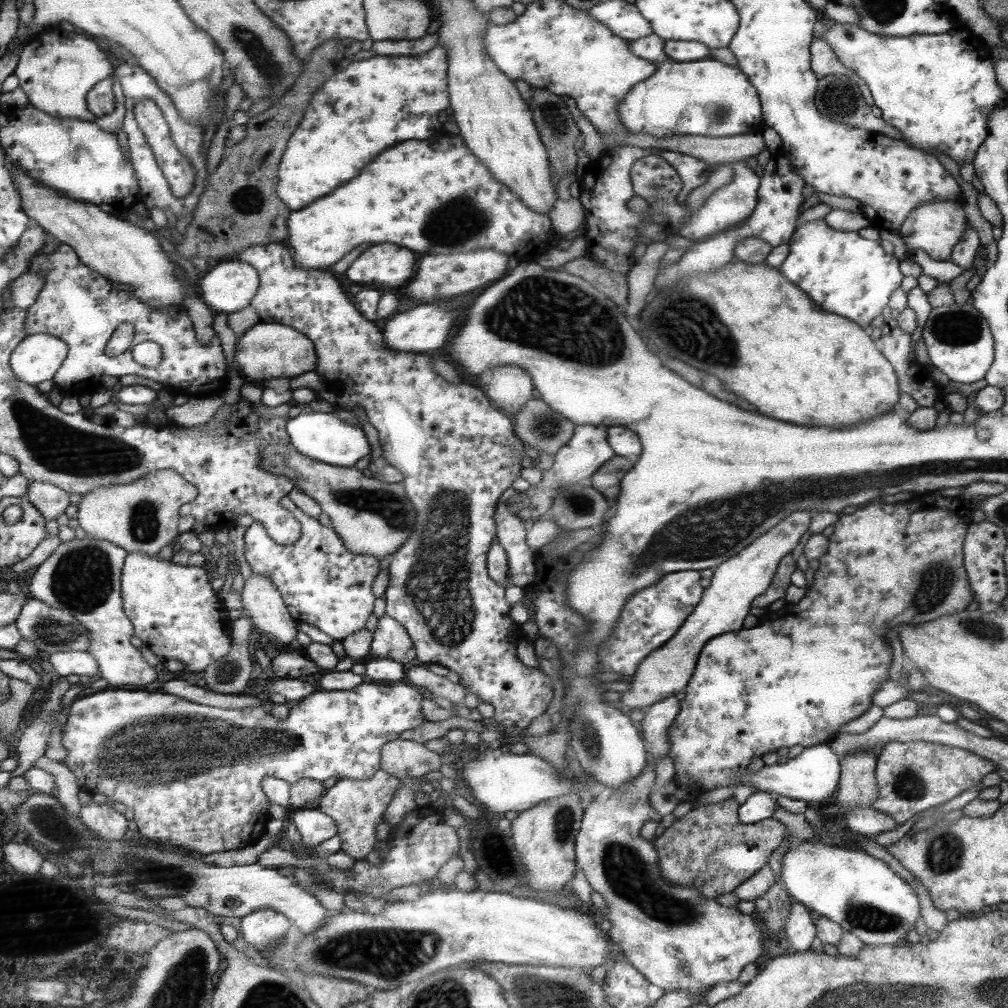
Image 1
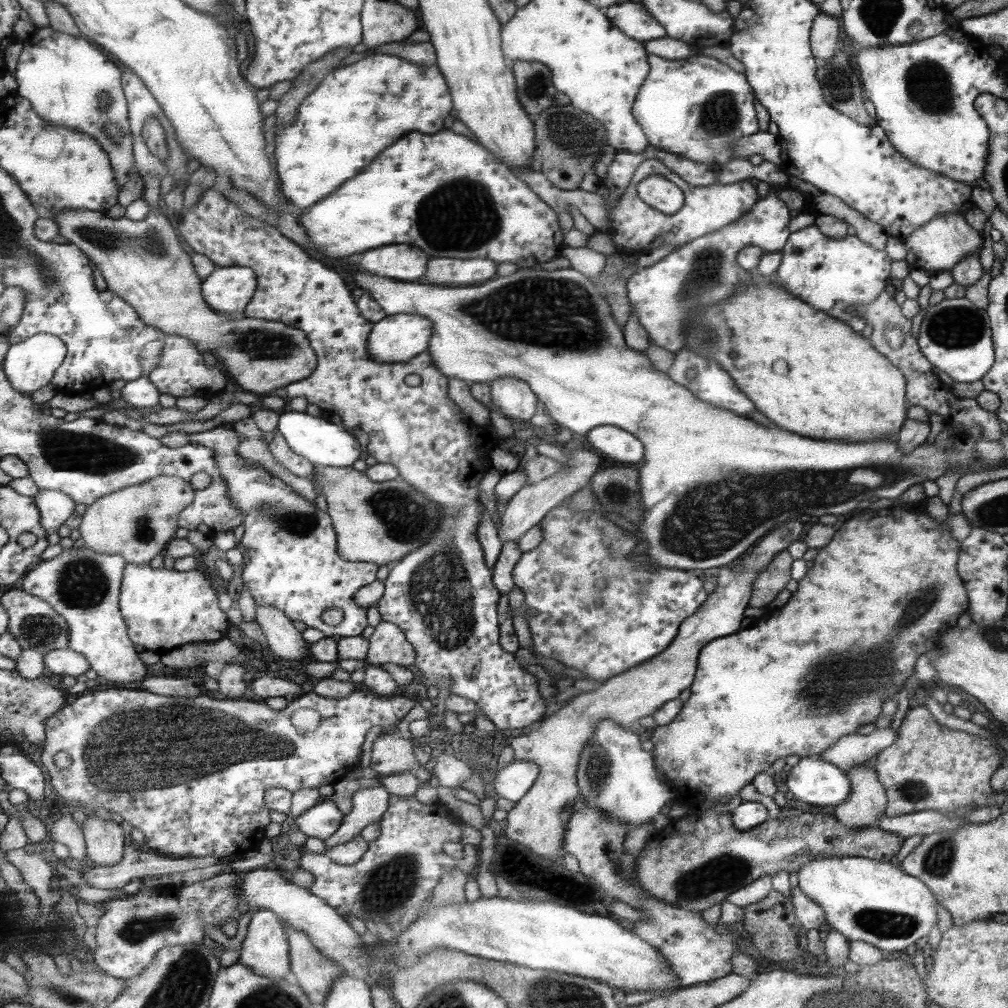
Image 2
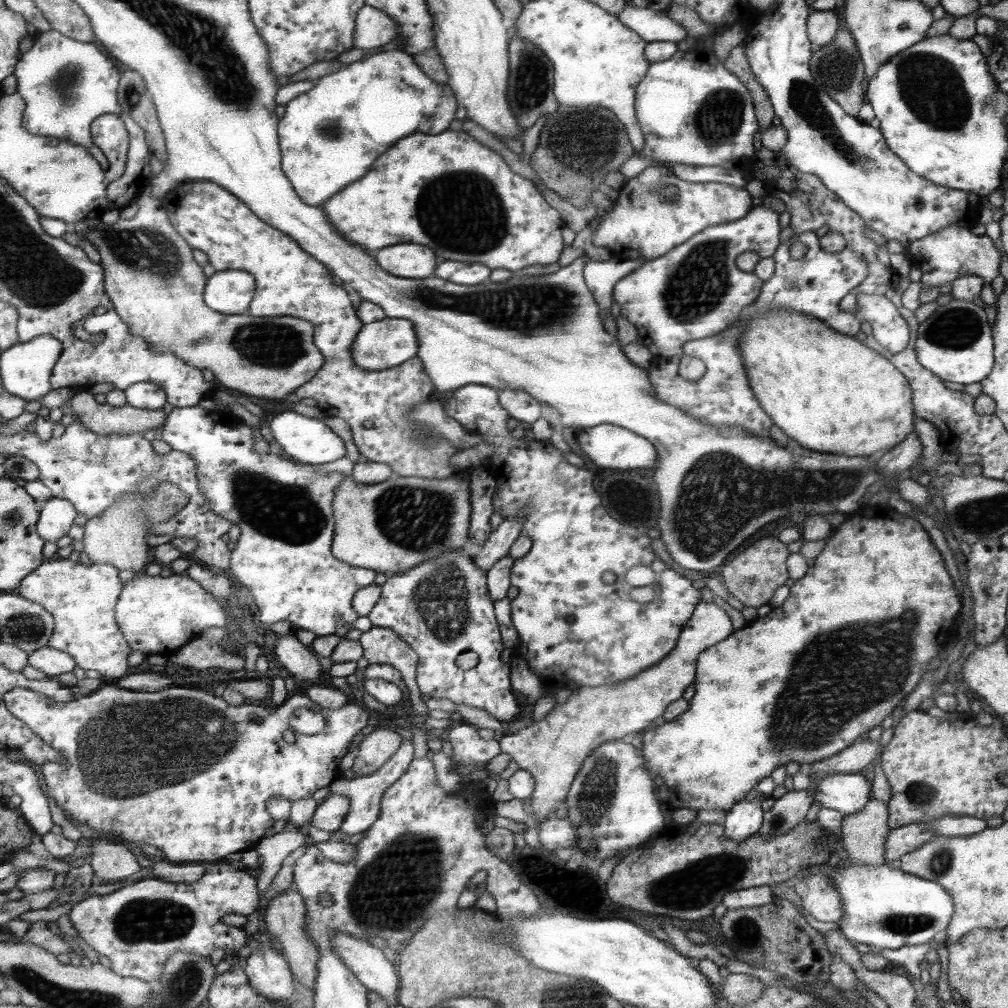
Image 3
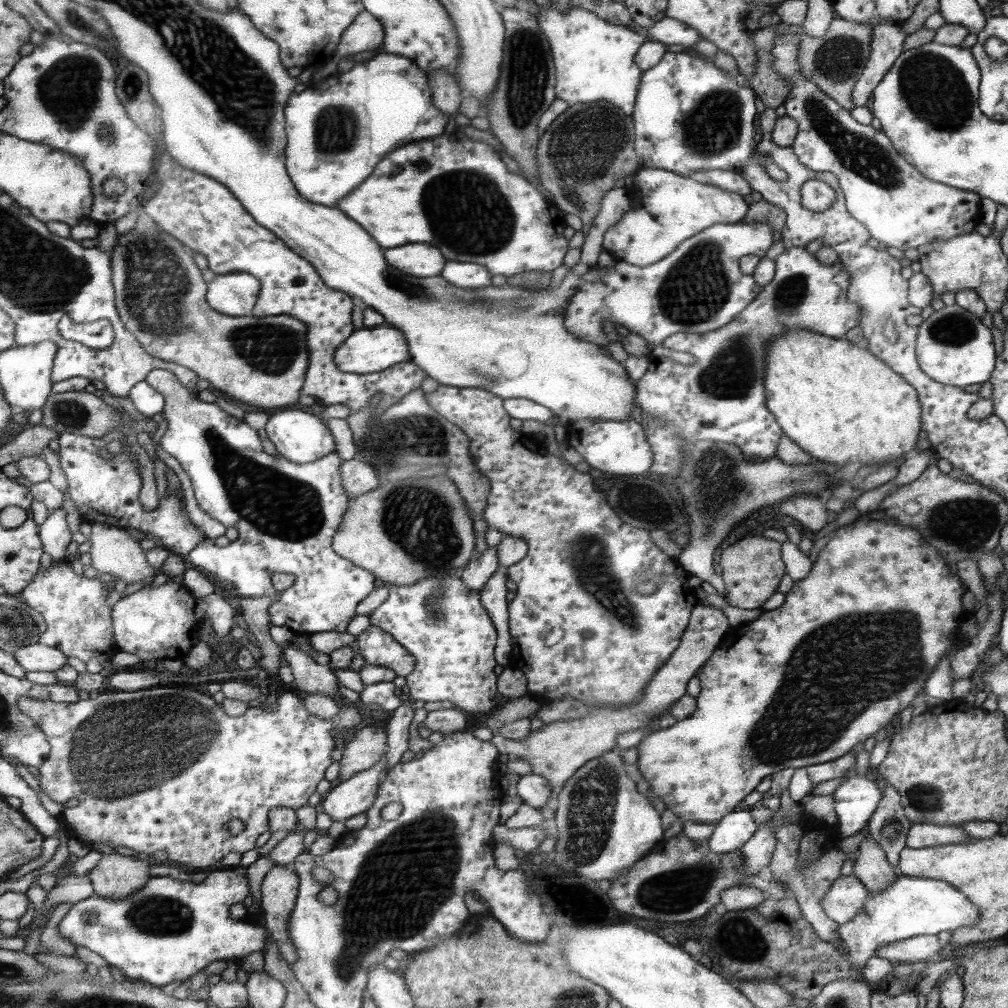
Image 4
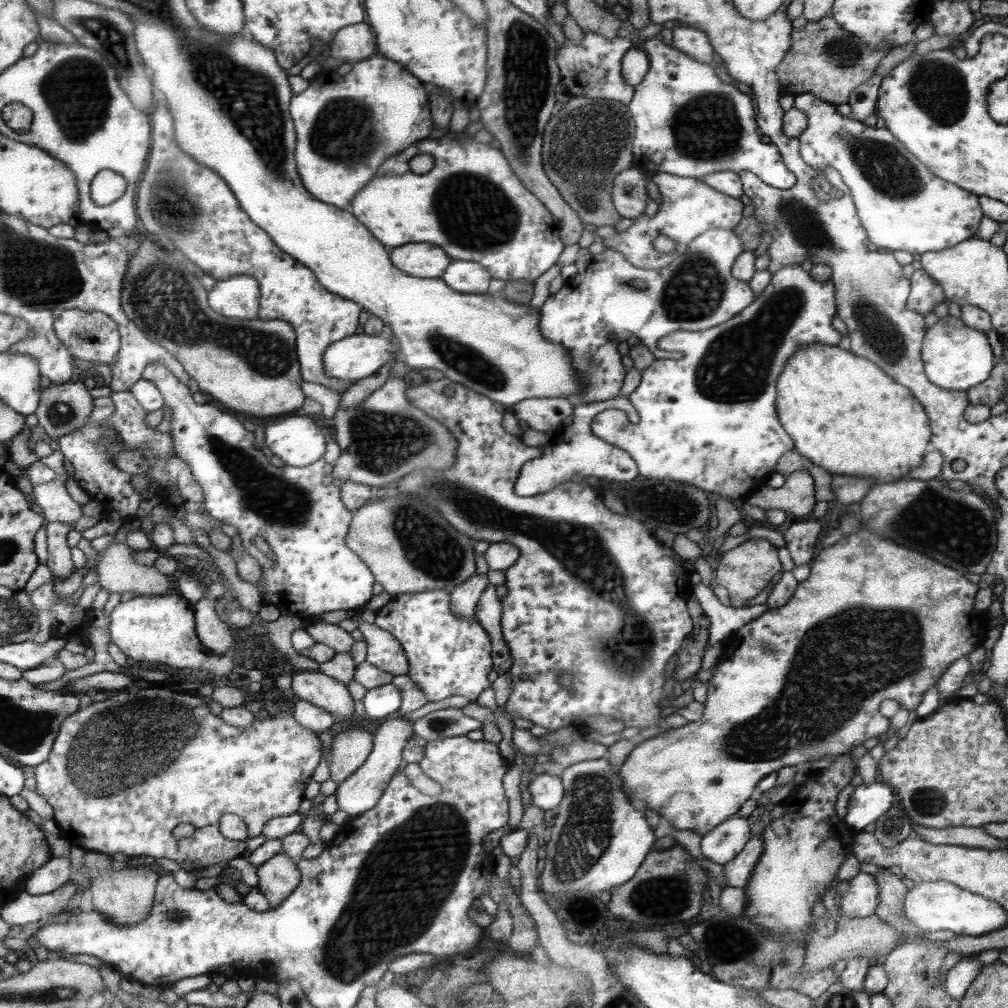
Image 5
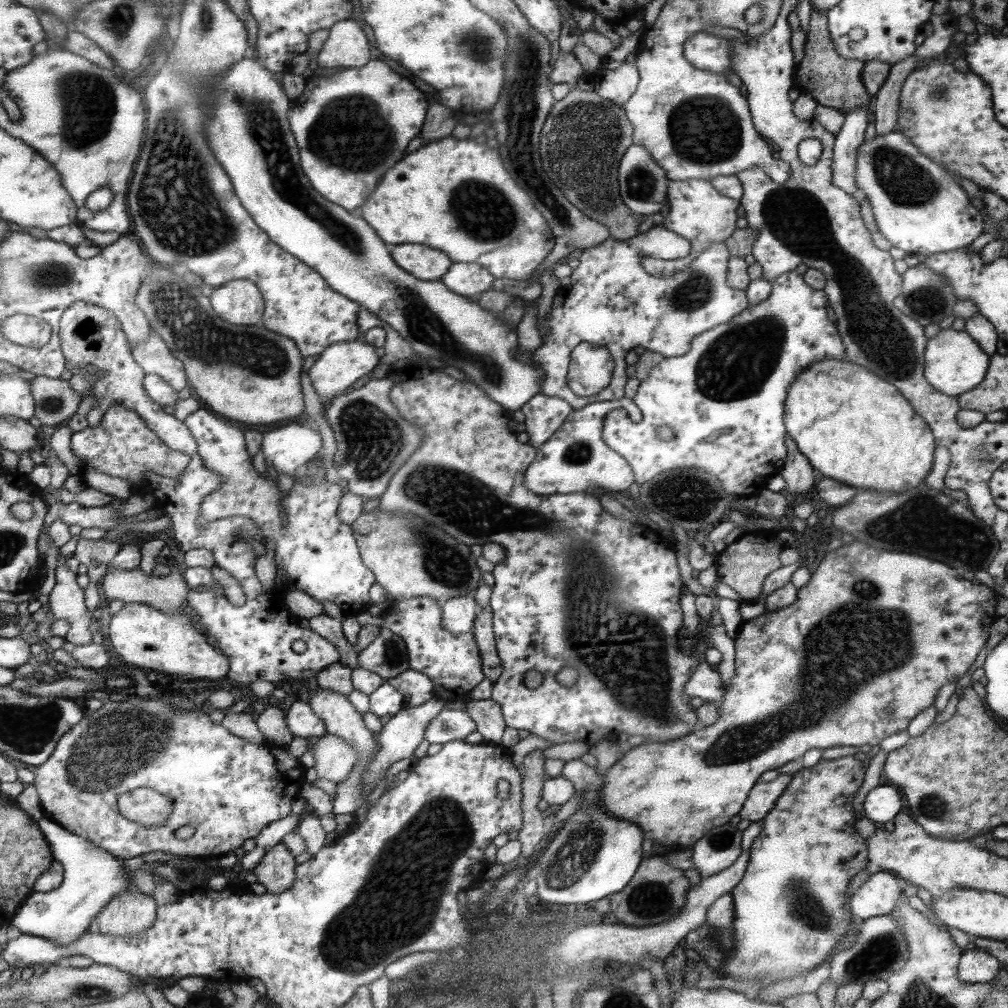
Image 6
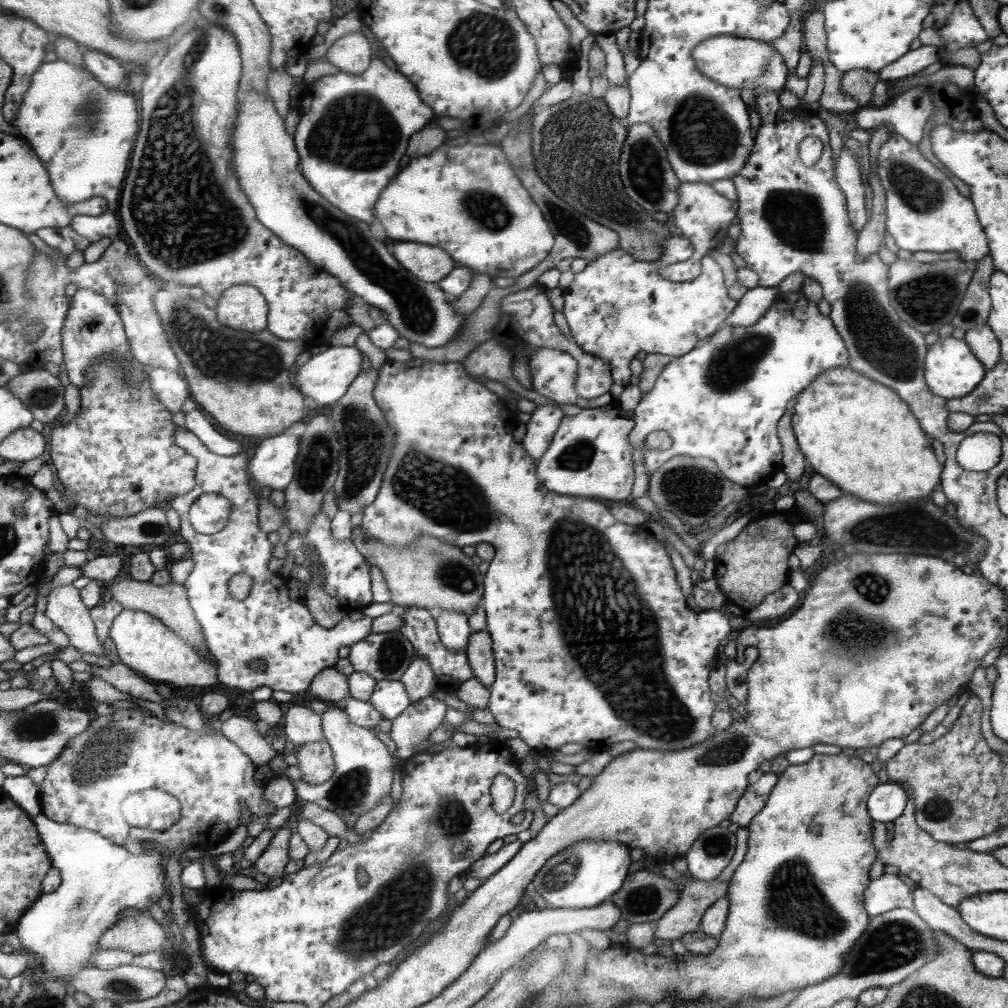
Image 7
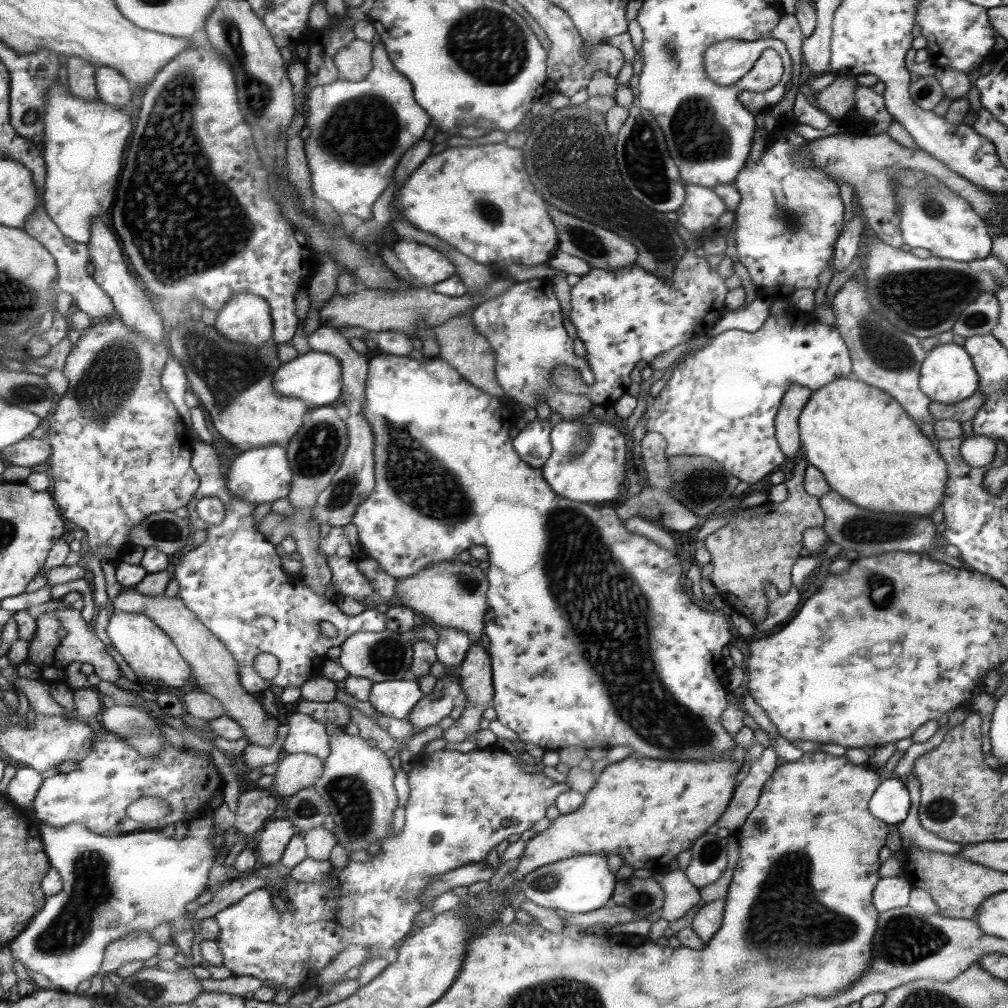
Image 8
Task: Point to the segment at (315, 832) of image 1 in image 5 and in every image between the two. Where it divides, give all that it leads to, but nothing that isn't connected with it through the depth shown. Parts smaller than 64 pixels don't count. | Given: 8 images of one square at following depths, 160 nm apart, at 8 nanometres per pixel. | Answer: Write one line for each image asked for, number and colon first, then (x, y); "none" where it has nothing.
2: (321, 820)
3: (329, 814)
4: (353, 796)
5: (359, 792)

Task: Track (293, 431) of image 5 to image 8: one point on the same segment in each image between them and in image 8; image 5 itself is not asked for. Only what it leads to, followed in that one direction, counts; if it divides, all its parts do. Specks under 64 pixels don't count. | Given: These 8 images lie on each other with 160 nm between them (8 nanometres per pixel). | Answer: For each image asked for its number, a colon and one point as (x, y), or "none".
6: (286, 451)
7: (273, 463)
8: (261, 476)

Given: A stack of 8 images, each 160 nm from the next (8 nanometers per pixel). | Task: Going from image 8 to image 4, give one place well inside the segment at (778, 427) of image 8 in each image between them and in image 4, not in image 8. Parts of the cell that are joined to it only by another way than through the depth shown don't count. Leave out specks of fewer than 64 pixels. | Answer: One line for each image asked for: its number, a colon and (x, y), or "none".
4: (809, 511)
5: (796, 497)
6: (799, 476)
7: (793, 464)

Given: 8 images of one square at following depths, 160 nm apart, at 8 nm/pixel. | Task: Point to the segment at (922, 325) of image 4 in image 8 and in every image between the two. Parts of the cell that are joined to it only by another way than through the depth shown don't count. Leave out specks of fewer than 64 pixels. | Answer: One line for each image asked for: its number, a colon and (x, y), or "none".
5: (956, 357)
6: (955, 363)
7: (952, 371)
8: (948, 376)

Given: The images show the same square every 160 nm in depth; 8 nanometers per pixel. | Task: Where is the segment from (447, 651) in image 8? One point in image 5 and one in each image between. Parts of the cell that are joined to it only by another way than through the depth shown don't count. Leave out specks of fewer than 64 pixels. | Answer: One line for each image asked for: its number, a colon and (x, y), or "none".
5: (464, 597)
6: (458, 614)
7: (452, 627)

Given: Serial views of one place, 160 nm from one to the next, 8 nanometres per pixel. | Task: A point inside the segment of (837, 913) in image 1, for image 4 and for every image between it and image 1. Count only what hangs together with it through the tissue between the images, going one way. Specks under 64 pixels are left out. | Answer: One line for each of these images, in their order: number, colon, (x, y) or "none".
2: (865, 900)
3: (886, 909)
4: (909, 906)

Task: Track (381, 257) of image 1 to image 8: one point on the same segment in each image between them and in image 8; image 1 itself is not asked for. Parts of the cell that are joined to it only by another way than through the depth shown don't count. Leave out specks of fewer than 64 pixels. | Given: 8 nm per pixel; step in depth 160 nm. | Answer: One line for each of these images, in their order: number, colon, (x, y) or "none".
2: (402, 262)
3: (412, 261)
4: (421, 260)
5: (424, 260)
6: (427, 264)
7: (429, 264)
8: (426, 264)

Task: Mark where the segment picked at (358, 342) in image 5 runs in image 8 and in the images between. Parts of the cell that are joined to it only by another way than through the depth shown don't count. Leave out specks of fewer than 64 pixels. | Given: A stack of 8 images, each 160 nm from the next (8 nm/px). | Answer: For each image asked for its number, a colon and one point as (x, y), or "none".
6: (336, 368)
7: (325, 377)
8: (313, 376)

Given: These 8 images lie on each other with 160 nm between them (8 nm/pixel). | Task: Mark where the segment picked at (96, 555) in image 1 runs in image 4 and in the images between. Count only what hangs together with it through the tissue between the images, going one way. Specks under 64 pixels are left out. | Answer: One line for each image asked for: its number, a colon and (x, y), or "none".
2: (84, 586)
3: (83, 599)
4: (80, 623)

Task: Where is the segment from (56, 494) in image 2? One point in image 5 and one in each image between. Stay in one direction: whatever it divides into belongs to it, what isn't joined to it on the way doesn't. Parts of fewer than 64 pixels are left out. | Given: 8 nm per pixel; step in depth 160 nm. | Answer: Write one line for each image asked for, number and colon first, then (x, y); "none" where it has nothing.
3: (57, 518)
4: (56, 536)
5: (60, 563)

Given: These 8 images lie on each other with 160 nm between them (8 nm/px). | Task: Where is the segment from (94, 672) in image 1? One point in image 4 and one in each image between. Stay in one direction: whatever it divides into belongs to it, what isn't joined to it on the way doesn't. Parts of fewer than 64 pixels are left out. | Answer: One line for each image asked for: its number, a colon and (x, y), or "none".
2: (66, 662)
3: (51, 661)
4: (37, 657)

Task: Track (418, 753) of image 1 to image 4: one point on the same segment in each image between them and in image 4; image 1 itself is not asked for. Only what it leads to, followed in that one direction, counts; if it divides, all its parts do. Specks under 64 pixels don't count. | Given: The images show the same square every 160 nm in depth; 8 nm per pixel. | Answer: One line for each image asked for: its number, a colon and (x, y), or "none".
2: (390, 754)
3: (375, 748)
4: (367, 745)

